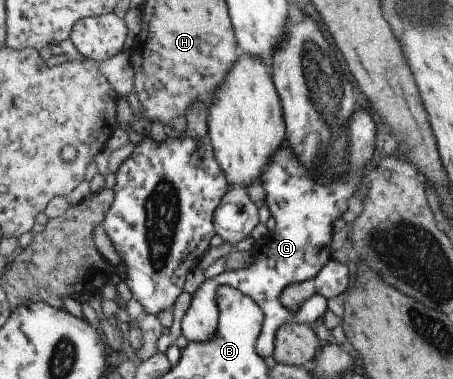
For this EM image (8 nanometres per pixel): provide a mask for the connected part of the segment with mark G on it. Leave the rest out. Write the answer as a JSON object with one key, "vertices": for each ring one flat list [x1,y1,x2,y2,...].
{"vertices":[[365,108,354,110,348,116,343,130,348,169,342,177,329,179,329,182,317,182,312,171,306,171,290,149,290,144,285,141,285,136,281,144,276,146,259,182,264,190,264,204,275,221,275,228,254,242,249,250,253,263,248,268,223,271,211,279,205,279,192,293,191,302,180,321,181,335,187,342,204,341,214,335,218,317,216,291,225,286,252,298,261,309,264,322,254,342,254,351,261,358,272,356,274,336,279,326,287,322,308,325,324,315,326,298,321,295,312,295,296,312,289,312,279,303,279,294,290,284,313,278,328,261,332,222,347,210,347,200,356,193,365,165,375,157,375,122]]}

